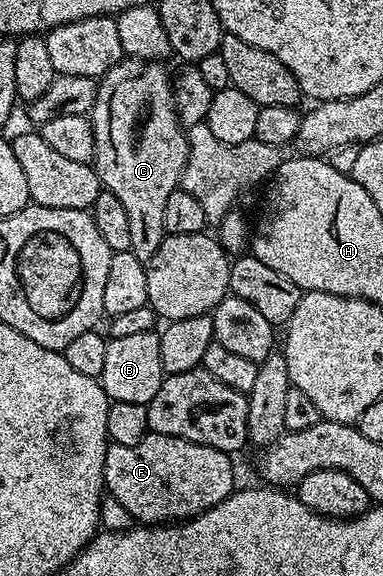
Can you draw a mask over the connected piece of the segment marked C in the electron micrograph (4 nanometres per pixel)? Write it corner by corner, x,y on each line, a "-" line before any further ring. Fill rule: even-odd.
123,57
99,81
96,104
88,115
94,133
94,171
98,173
104,189
112,192
112,196
116,196
116,200
120,200
124,207
132,239
130,251
144,263
149,263
150,258
156,256
156,248
160,248
162,239
167,235
164,228
164,207
168,196
179,189
188,160
186,130
174,111
172,74
164,67
162,62

